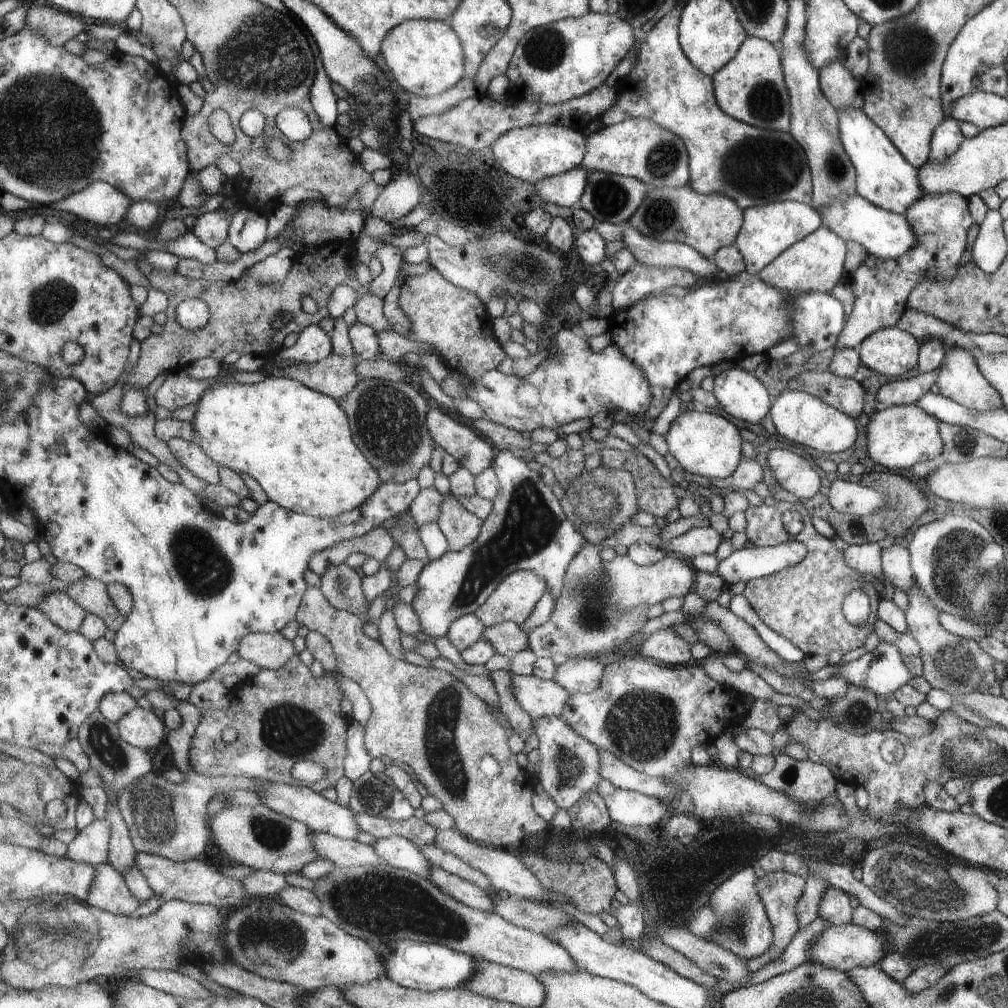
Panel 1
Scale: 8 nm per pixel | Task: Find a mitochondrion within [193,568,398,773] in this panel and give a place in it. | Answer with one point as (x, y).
(292, 731)

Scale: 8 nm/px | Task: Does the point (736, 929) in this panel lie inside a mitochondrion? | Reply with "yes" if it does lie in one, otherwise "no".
yes

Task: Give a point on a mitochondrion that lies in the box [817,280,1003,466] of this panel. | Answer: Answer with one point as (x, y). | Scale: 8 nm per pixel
(965, 443)

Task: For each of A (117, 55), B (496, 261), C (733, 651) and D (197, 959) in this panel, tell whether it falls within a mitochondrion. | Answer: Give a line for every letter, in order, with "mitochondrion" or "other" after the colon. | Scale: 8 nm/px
A: other
B: mitochondrion
C: other
D: other

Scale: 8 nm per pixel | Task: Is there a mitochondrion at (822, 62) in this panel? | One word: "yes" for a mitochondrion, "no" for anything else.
no

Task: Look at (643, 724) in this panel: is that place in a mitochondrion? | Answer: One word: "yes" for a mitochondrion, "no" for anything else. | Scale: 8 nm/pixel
yes

